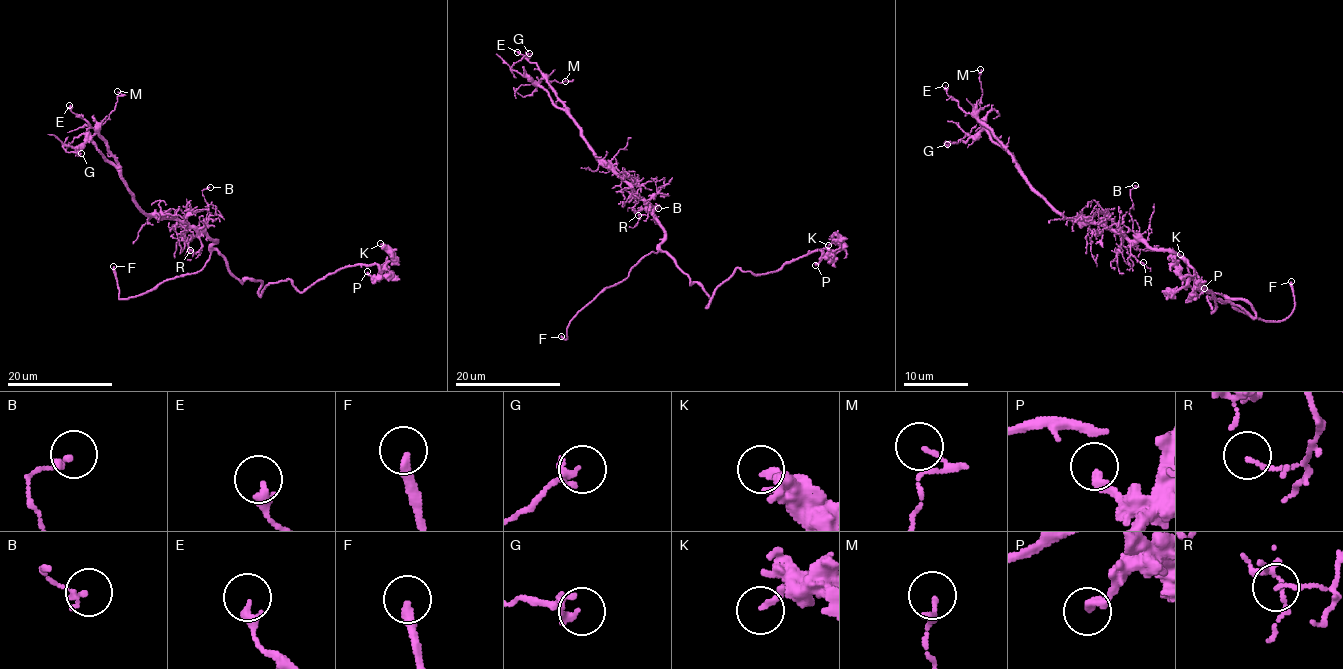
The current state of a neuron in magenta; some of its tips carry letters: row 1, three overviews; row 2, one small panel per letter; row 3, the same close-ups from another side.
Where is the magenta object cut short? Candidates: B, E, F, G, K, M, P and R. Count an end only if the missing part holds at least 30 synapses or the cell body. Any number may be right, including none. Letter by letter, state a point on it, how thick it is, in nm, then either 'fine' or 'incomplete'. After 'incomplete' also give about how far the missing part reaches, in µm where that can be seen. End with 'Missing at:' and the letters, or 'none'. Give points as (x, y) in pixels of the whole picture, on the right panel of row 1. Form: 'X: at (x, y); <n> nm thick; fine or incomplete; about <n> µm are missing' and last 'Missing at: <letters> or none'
B: at (1135, 185); 150 nm thick; fine
E: at (945, 85); 280 nm thick; fine
F: at (1291, 281); 280 nm thick; incomplete; about 10 µm are missing
G: at (947, 144); 200 nm thick; fine
K: at (1180, 254); 240 nm thick; fine
M: at (980, 69); 80 nm thick; fine
P: at (1204, 288); 280 nm thick; fine
R: at (1143, 262); 120 nm thick; fine
Missing at: F

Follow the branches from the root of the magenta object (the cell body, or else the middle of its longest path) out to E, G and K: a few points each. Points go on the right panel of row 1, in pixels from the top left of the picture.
E: (1188, 262), (1056, 210), (1032, 186), (1011, 152), (958, 106), (945, 85)
G: (1188, 262), (1128, 241), (1103, 225), (1067, 218), (984, 128), (947, 144)
K: (1188, 262), (1222, 302), (1242, 299), (1255, 315), (1207, 297), (1210, 312), (1212, 294), (1183, 284), (1180, 254)

